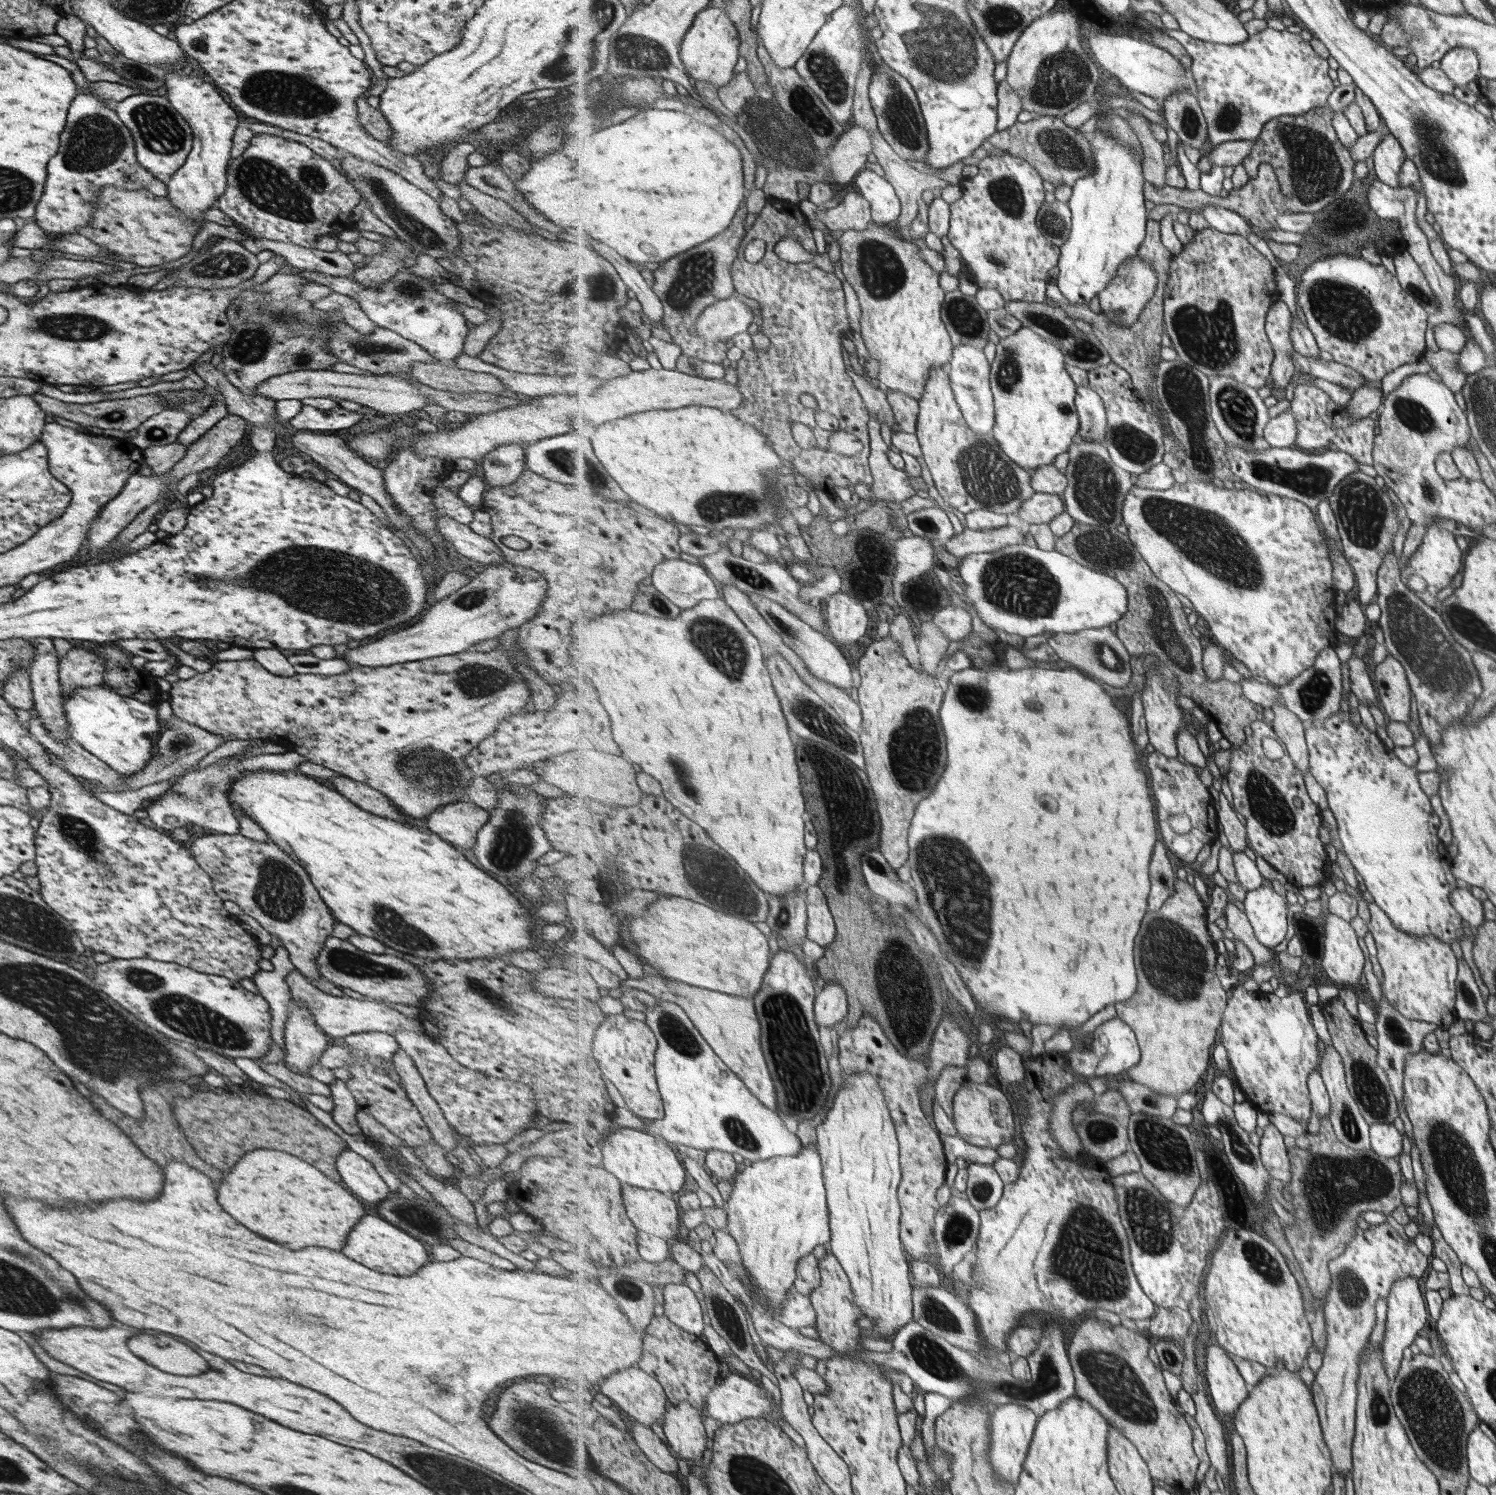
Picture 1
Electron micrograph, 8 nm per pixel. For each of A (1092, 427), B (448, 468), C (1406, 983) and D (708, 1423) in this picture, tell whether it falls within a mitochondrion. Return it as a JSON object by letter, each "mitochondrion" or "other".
{"A":"mitochondrion","B":"other","C":"other","D":"other"}

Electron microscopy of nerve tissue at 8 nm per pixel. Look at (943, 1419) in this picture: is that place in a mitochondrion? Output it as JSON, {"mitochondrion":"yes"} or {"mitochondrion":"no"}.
{"mitochondrion":"no"}

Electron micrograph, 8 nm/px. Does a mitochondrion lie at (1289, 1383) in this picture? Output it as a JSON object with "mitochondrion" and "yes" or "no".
{"mitochondrion":"no"}

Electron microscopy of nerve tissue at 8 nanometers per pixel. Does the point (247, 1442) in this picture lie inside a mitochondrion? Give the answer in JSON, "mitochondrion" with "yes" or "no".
{"mitochondrion":"no"}

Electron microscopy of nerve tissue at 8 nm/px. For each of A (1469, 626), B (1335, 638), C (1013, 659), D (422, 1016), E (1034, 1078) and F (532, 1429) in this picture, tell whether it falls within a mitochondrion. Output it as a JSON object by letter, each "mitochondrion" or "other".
{"A":"mitochondrion","B":"other","C":"other","D":"other","E":"other","F":"mitochondrion"}

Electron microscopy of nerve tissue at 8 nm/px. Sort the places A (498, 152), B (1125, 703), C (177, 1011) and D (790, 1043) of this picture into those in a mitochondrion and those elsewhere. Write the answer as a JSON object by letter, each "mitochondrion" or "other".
{"A":"other","B":"other","C":"mitochondrion","D":"mitochondrion"}

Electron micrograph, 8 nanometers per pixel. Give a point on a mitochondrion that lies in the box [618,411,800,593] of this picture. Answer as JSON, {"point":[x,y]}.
{"point":[718,507]}

